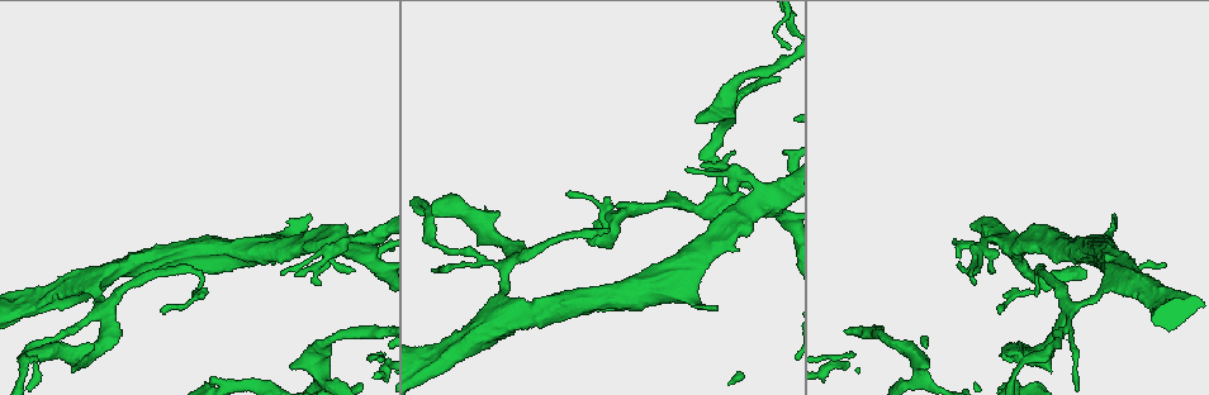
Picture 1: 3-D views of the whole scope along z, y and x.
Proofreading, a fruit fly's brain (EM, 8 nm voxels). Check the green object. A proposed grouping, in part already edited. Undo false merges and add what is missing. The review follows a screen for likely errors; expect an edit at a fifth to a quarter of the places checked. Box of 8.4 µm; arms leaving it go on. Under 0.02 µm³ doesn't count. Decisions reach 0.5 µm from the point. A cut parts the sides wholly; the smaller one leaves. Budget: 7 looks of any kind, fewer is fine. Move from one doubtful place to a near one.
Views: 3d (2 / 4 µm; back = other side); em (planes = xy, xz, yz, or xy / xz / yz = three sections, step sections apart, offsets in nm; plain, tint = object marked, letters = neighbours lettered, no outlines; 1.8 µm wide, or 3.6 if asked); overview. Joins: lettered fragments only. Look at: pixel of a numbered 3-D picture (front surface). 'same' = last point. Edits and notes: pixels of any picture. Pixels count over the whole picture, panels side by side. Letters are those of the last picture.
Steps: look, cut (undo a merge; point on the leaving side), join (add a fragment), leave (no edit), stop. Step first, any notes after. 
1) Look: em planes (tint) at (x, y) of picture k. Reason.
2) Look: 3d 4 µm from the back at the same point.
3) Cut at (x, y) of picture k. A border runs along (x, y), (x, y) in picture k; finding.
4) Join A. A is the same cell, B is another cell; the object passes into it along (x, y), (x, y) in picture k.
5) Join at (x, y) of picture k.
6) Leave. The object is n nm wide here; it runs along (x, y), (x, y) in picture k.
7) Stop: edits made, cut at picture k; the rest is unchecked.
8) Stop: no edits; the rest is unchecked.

Look: em planes (letters) at (355, 271) of picture 1. Thin end.

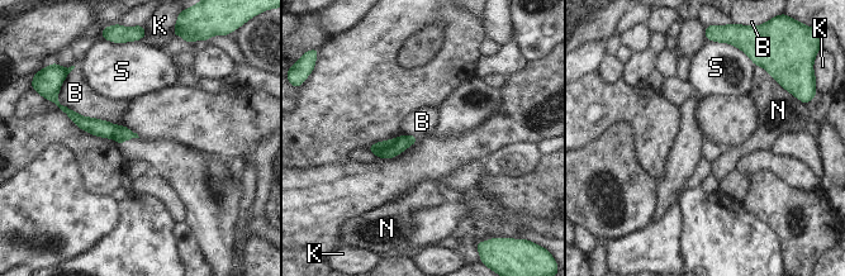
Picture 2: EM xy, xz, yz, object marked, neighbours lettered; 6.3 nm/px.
Leave. B, K, N and S are other cells; it runs along (71, 114), (94, 127), (131, 134) in picture 2; no lettered fragment goes on from it.

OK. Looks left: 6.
Look: em yz step 16 (letters) at (99, 307) of picture 1. Thin neck.

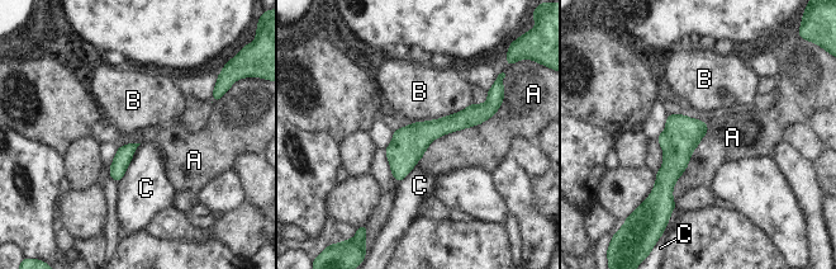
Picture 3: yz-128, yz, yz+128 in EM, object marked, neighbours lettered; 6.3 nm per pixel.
Look: em planes (letters) at the same point.

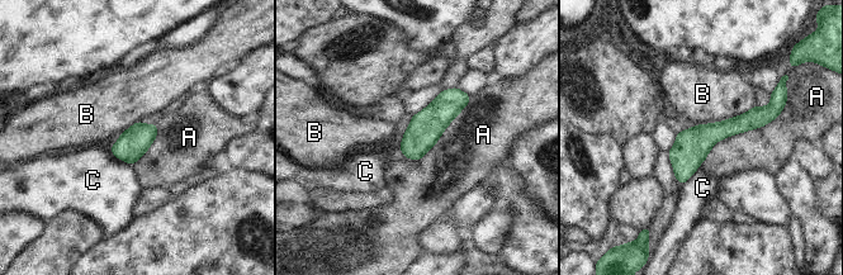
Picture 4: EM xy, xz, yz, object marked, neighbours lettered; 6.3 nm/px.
Leave. The object is 190 nm wide here; A, B and C are other cells; a border runs along (753, 105), (738, 115), (697, 124) in picture 4; one neuron here.

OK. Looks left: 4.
Look: em xy step 8 (tint) at (222, 252) of picture 1. Arms part here.

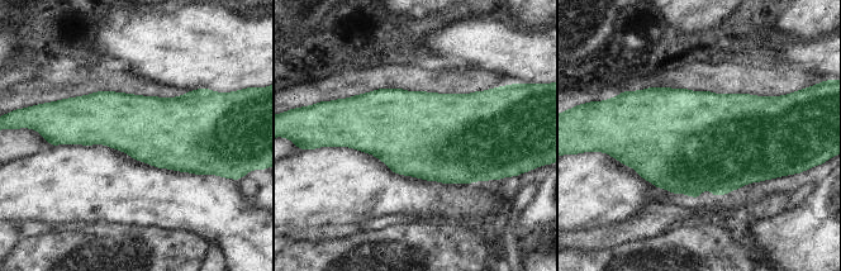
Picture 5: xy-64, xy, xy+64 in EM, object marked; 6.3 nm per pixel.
Look: em planes (letters) at the same point.

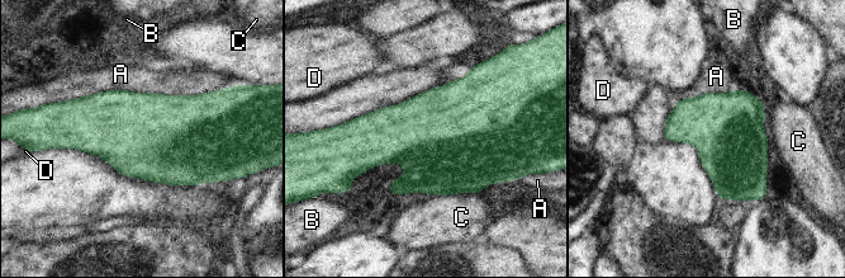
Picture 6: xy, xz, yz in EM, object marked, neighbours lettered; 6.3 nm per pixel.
Leave. A, B, C and D are other cells; a border runs along (435, 86), (338, 126) in picture 6; all the same neuron.

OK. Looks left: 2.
Stop: no edits; the rest is unchecked.

